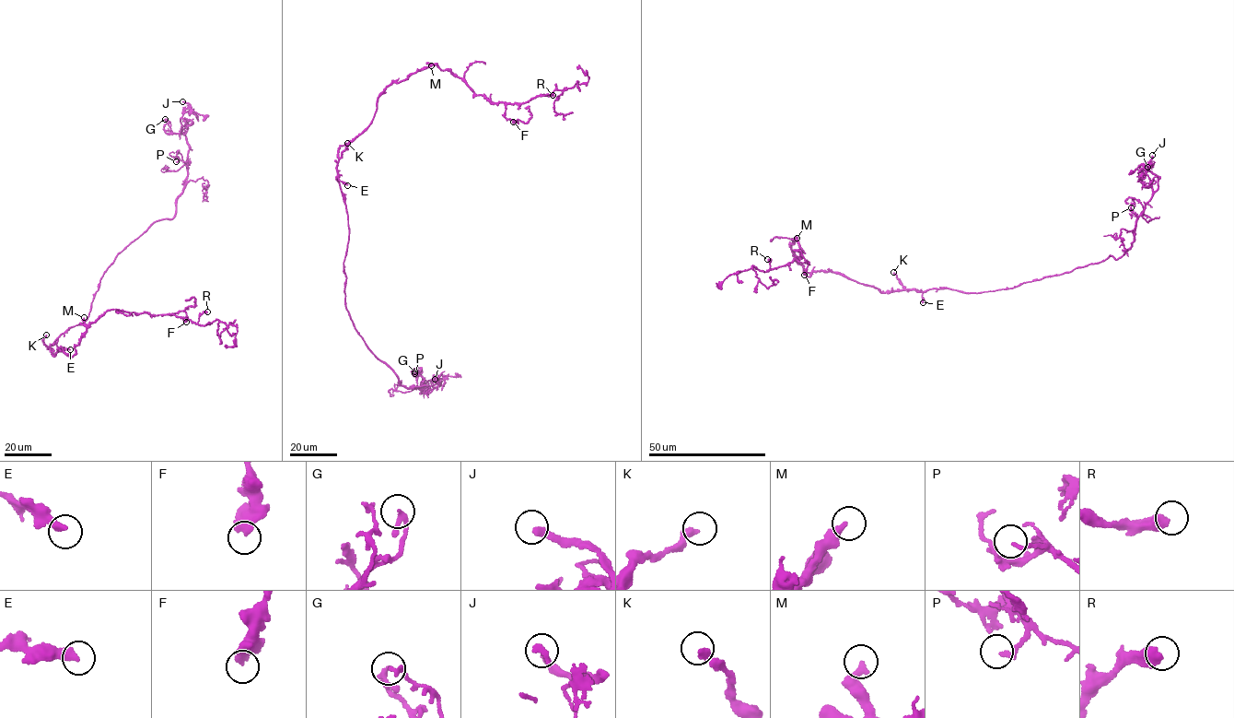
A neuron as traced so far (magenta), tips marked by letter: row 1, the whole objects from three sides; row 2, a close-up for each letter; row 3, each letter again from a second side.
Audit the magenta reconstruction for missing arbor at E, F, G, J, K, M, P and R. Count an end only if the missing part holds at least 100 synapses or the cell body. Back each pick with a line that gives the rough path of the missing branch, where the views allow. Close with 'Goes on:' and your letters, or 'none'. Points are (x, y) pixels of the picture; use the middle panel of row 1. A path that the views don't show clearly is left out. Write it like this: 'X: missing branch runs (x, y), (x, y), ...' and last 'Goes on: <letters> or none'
J: missing branch runs (435, 379), (438, 363), (430, 347)
Goes on: J

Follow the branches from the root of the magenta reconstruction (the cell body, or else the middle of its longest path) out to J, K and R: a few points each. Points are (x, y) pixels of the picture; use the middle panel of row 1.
J: (340, 182), (350, 319), (400, 385), (422, 393), (435, 379)
K: (340, 182), (337, 178), (338, 151), (347, 143)
R: (340, 182), (337, 161), (373, 119), (378, 94), (418, 70), (436, 64), (494, 102), (524, 103), (552, 95)

